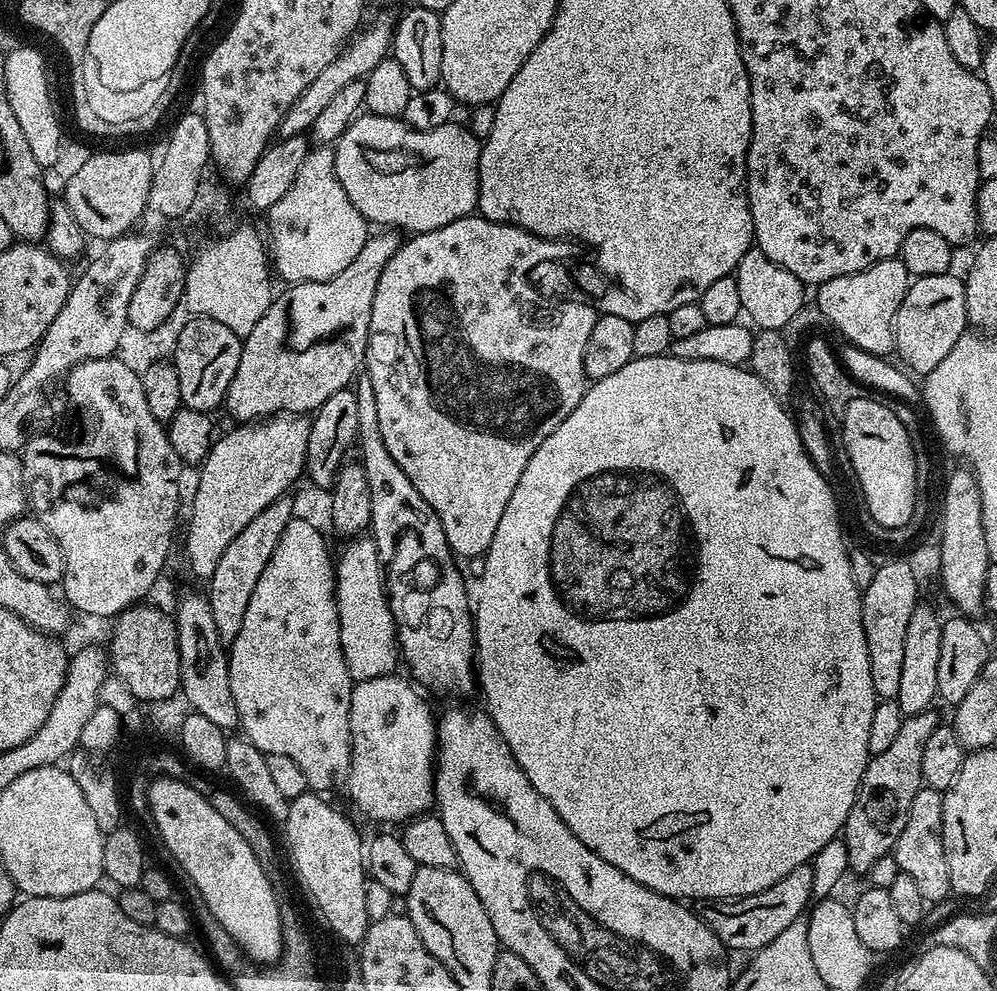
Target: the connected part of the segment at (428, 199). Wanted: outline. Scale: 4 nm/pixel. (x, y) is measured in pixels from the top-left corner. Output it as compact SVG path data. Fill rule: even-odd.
M371 114L357 116L356 121L340 135L340 139L334 145L336 153L334 170L338 174L338 182L342 182L342 190L346 190L346 198L350 198L350 202L354 202L354 210L358 210L358 214L362 214L369 225L383 226L388 230L405 228L405 233L408 234L438 230L442 226L450 226L450 222L454 222L458 218L473 215L477 211L476 203L478 202L478 170L480 169L481 141L476 139L471 127L464 125L463 128L462 125L456 123L449 122L438 126L434 130L414 130L409 124L405 124L403 119L394 116L373 116Z

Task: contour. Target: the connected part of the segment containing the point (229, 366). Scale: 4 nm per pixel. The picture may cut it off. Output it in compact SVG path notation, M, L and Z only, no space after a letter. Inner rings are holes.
M192 316L178 335L174 363L178 374L178 386L180 387L180 403L183 407L199 412L211 413L212 408L220 408L224 403L224 395L230 390L230 382L234 382L234 370L238 370L238 358L240 357L241 337L234 334L234 330L226 330L222 322L214 322L214 318L205 316Z

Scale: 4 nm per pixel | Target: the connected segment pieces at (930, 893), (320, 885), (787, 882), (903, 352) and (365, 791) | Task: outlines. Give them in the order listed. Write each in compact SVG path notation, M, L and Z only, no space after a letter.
M922 786L918 794L914 794L914 802L910 806L910 814L906 817L906 826L902 826L902 834L898 834L898 842L894 855L902 872L910 874L922 893L922 898L929 905L936 904L950 896L950 866L946 866L946 850L942 838L942 810L944 798L941 793L930 787Z
M311 790L294 798L287 805L288 817L284 820L284 836L288 839L292 868L296 871L305 894L312 899L312 904L320 911L321 918L345 940L345 945L356 946L363 941L370 923L367 912L369 885L366 883L366 844L363 839L360 841L359 830L334 805L327 804L324 800L327 799L323 795Z
M806 863L790 870L790 874L774 882L774 886L753 896L741 896L730 900L701 900L698 904L698 915L704 919L706 926L710 926L710 930L714 930L725 949L737 948L740 952L755 954L770 942L774 942L778 934L786 930L786 926L797 923L805 915L806 909L814 900L813 886L812 865Z
M952 272L933 276L917 276L909 283L906 294L902 298L902 306L898 306L894 325L895 355L900 355L899 363L905 369L913 368L914 371L920 372L919 374L927 374L930 370L934 370L934 366L938 366L938 362L942 362L942 358L946 358L946 354L950 354L950 350L954 350L954 342L958 342L958 338L965 336L968 327L966 290L963 279L959 275L956 277L956 274Z
M389 674L370 678L369 680L358 680L353 683L352 697L350 698L350 734L352 735L352 761L348 771L348 782L346 792L352 795L352 800L356 803L356 808L364 816L369 816L372 820L384 824L380 826L392 826L388 824L403 825L409 818L421 817L433 807L436 798L436 733L438 731L437 719L433 716L428 704L400 677L400 674Z

